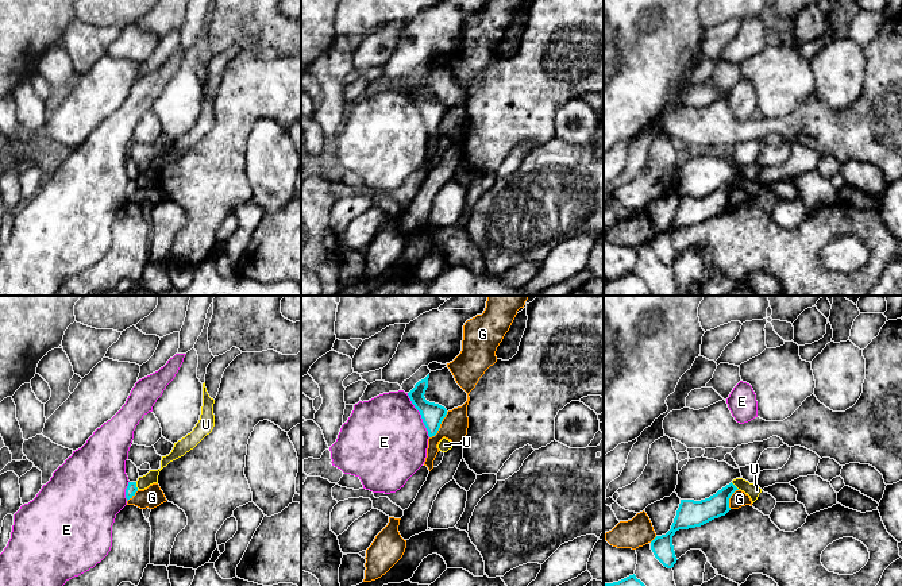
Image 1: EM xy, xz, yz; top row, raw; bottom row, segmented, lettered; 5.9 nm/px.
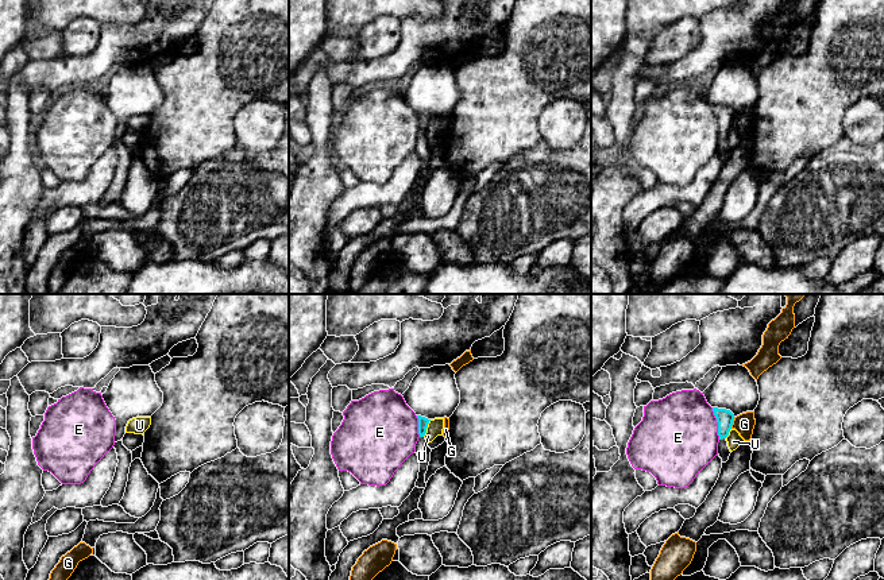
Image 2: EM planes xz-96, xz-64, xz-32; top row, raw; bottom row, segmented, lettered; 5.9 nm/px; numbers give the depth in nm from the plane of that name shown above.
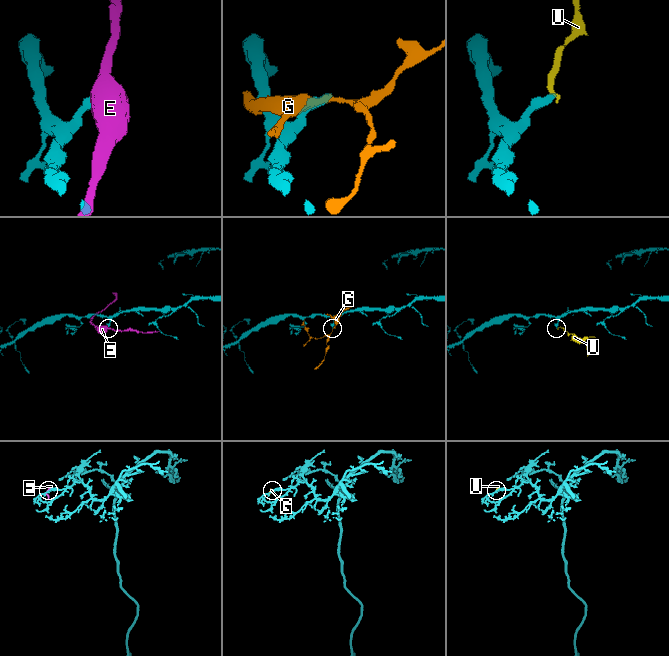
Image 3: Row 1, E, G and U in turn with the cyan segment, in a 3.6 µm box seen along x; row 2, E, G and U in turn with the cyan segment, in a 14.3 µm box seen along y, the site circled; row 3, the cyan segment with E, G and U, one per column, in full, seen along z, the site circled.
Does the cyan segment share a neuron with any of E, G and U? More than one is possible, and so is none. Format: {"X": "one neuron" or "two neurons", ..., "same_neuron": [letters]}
{"E": "two neurons", "G": "two neurons", "U": "two neurons", "same_neuron": []}

